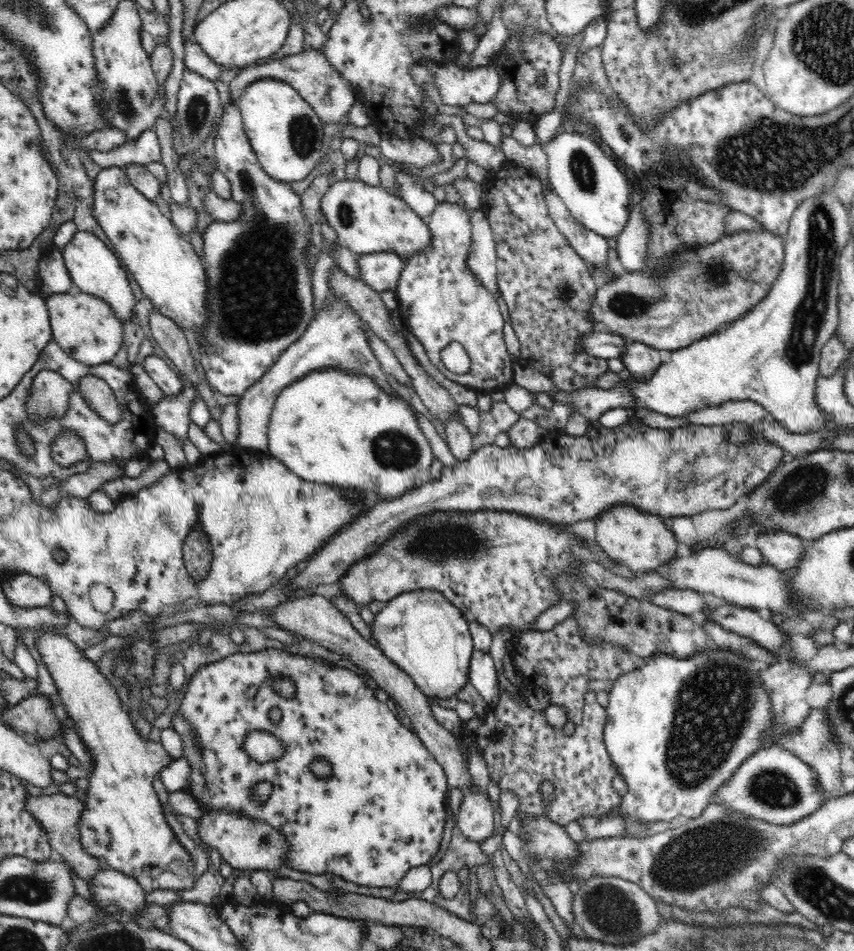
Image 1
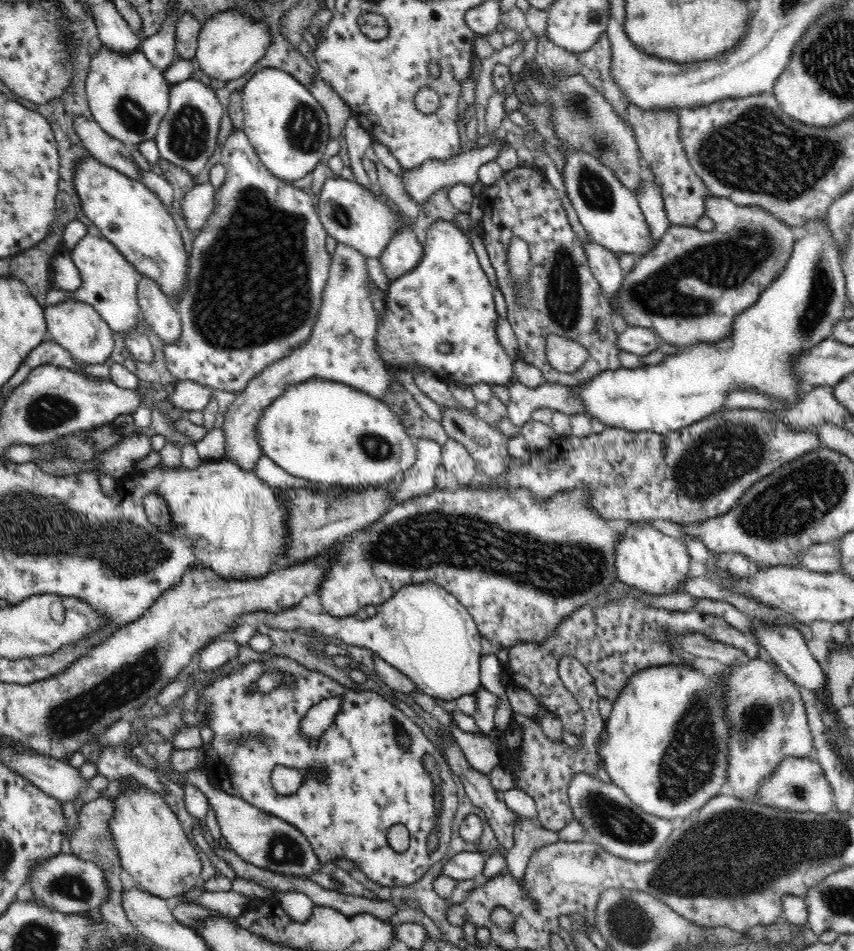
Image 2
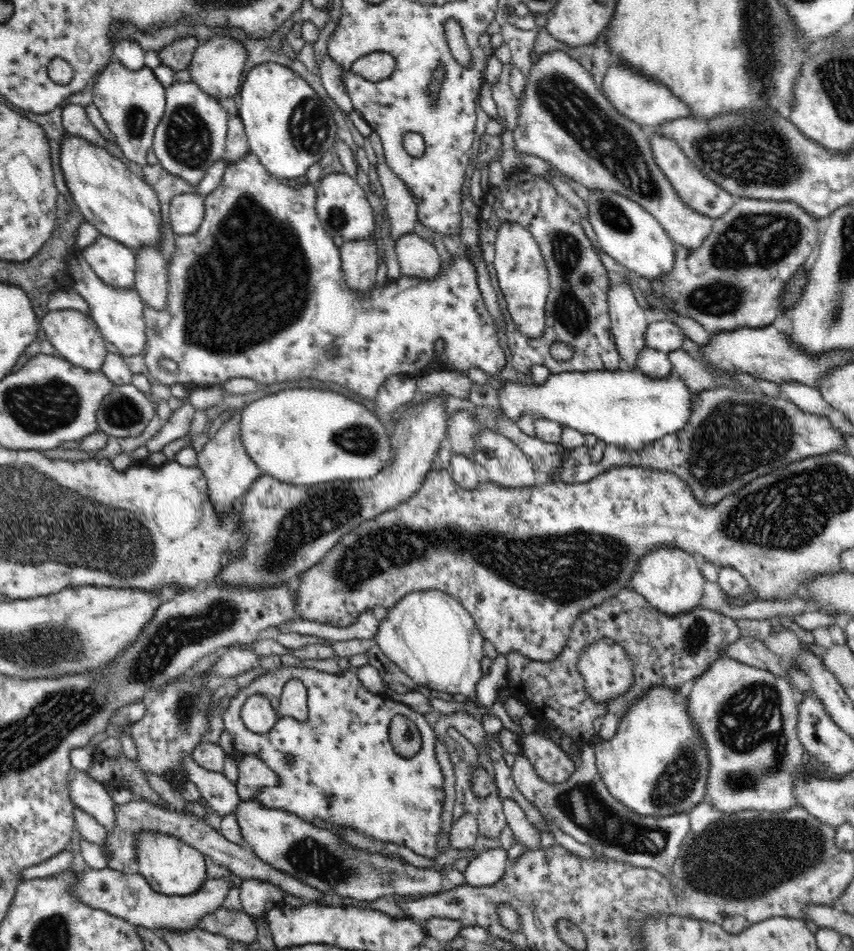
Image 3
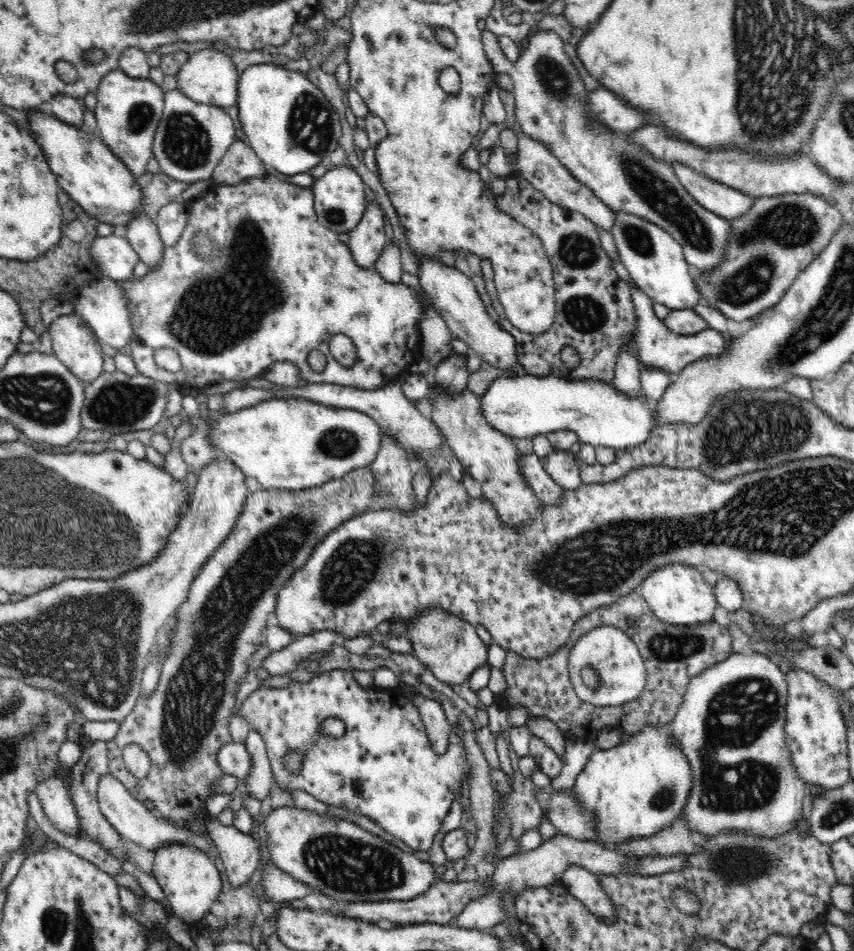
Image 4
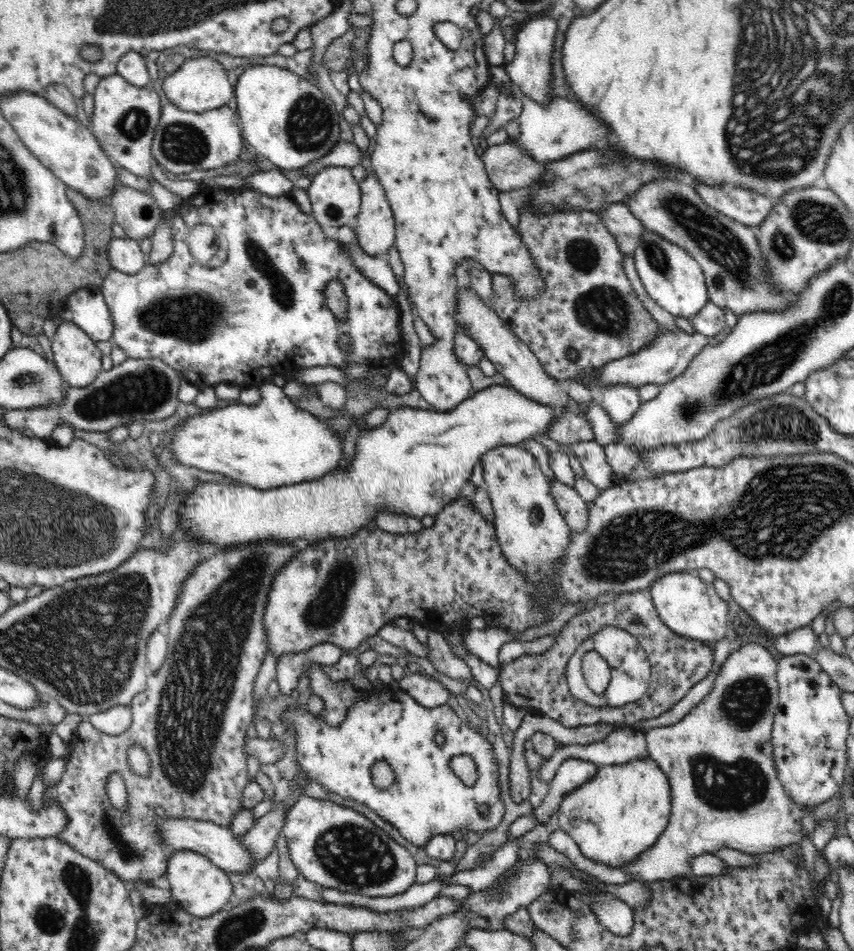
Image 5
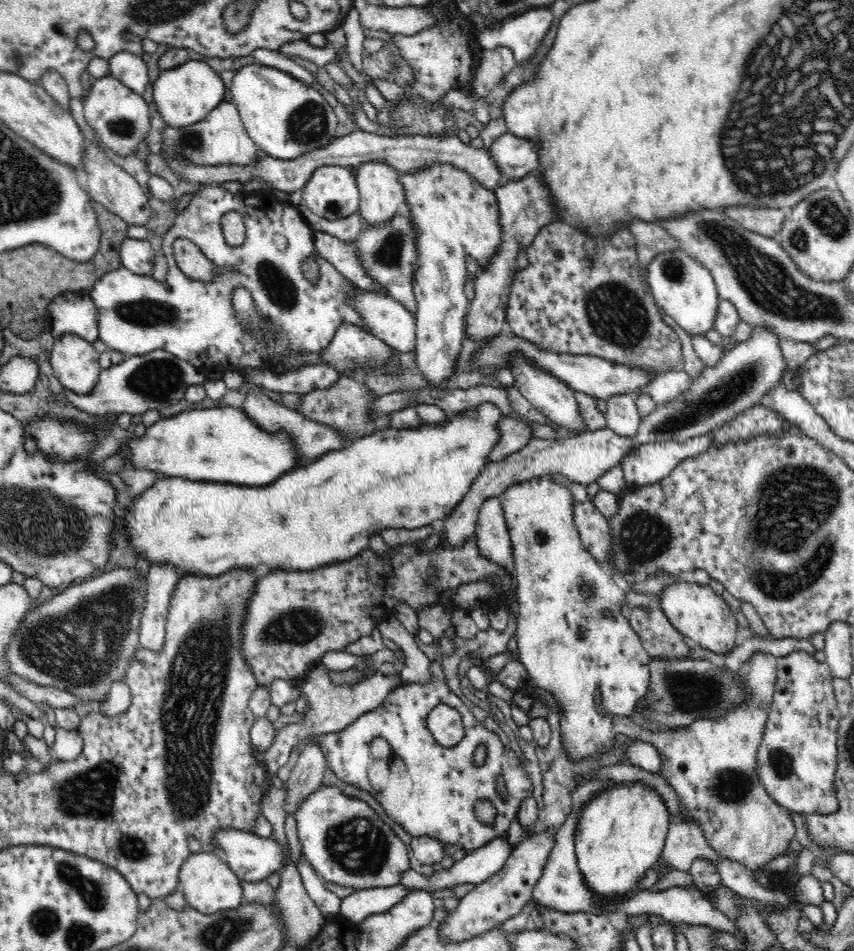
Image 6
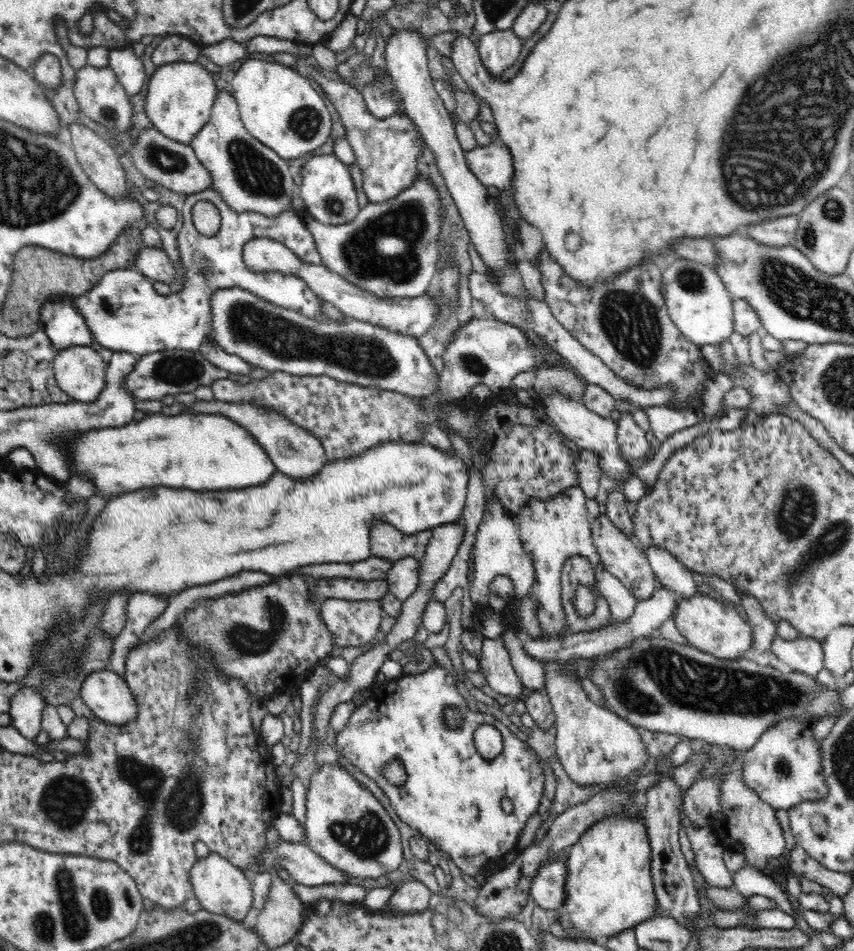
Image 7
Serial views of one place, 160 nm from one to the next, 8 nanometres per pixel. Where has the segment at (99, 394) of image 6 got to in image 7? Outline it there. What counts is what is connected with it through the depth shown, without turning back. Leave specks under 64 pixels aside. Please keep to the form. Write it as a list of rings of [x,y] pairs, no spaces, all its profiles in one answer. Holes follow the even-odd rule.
[[[164,350],[153,354],[139,356],[134,370],[126,374],[124,389],[136,400],[160,401],[167,394],[182,394],[193,392],[198,386],[209,386],[218,380],[226,378],[228,371],[218,368],[215,364],[205,360],[201,352],[186,352],[184,350]]]

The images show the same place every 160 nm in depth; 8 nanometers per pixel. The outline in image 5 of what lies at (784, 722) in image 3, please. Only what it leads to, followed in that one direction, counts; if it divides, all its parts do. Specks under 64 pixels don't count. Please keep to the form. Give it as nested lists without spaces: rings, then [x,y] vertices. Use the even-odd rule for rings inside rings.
[[[747,643],[742,645],[739,649],[731,652],[727,656],[725,662],[720,665],[714,682],[710,686],[710,693],[704,698],[696,707],[693,707],[685,717],[677,724],[672,726],[662,726],[660,728],[652,728],[645,732],[645,739],[647,742],[647,749],[649,756],[658,763],[667,774],[669,783],[671,784],[671,813],[669,816],[668,826],[662,832],[662,835],[656,839],[656,842],[638,854],[636,860],[626,862],[622,866],[618,866],[620,871],[624,871],[626,875],[630,875],[632,880],[648,883],[650,881],[662,881],[666,878],[678,878],[678,876],[687,876],[690,863],[688,860],[700,854],[712,853],[718,848],[733,848],[741,850],[748,854],[764,854],[772,852],[772,850],[780,849],[786,846],[797,847],[802,838],[802,818],[805,816],[805,808],[800,806],[794,799],[786,792],[782,781],[778,778],[776,771],[776,761],[774,761],[772,732],[774,717],[780,708],[780,691],[777,679],[777,660],[772,657],[772,653],[767,648],[759,643]],[[518,858],[494,884],[472,891],[466,896],[462,906],[470,916],[484,918],[487,921],[485,928],[488,930],[500,930],[506,928],[504,921],[508,916],[512,916],[520,907],[527,907],[541,894],[550,892],[550,884],[551,868],[544,861],[540,858]]]

